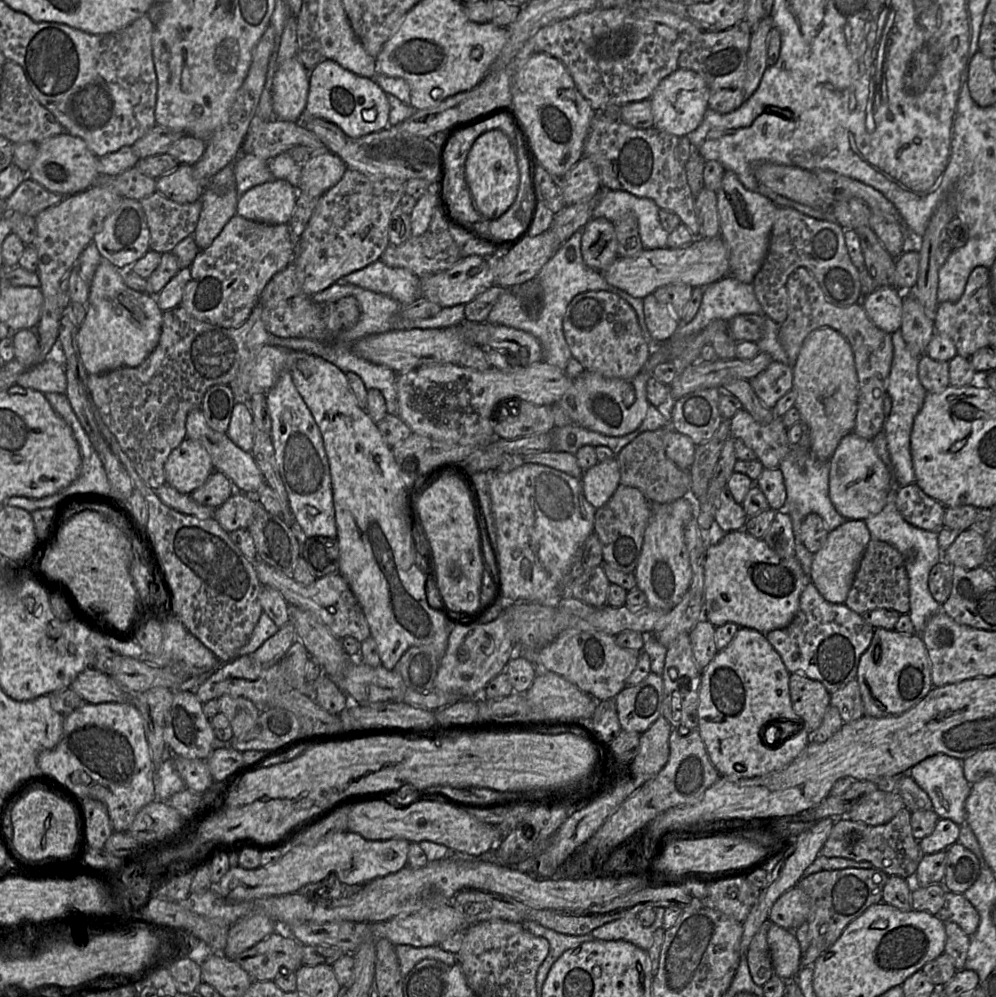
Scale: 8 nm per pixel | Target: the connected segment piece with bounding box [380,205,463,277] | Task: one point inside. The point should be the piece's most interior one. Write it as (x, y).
(435, 250)

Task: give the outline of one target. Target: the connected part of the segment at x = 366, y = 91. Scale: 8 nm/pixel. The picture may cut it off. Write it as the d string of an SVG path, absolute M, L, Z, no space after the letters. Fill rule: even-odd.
M324 59L309 72L309 92L303 119L320 118L338 126L346 135L359 138L389 126L390 103L374 80L357 75Z

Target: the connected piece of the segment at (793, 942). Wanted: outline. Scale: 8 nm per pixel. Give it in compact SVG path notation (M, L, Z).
M772 924L767 933L773 973L783 980L793 979L799 972L801 950L793 930Z

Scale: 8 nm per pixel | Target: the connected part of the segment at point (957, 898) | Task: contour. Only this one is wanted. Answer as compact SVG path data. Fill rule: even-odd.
M946 891L943 907L936 916L943 922L956 923L968 936L975 933L980 916L963 893Z

